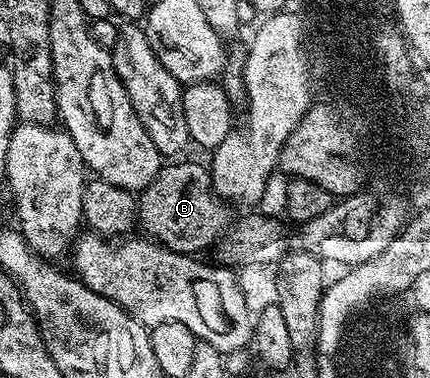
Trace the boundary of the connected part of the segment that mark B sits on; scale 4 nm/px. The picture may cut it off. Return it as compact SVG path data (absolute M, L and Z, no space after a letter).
M169 161L140 192L137 201L137 223L148 238L162 243L180 255L196 256L225 234L230 226L230 204L213 189L213 177L208 166L201 163Z

